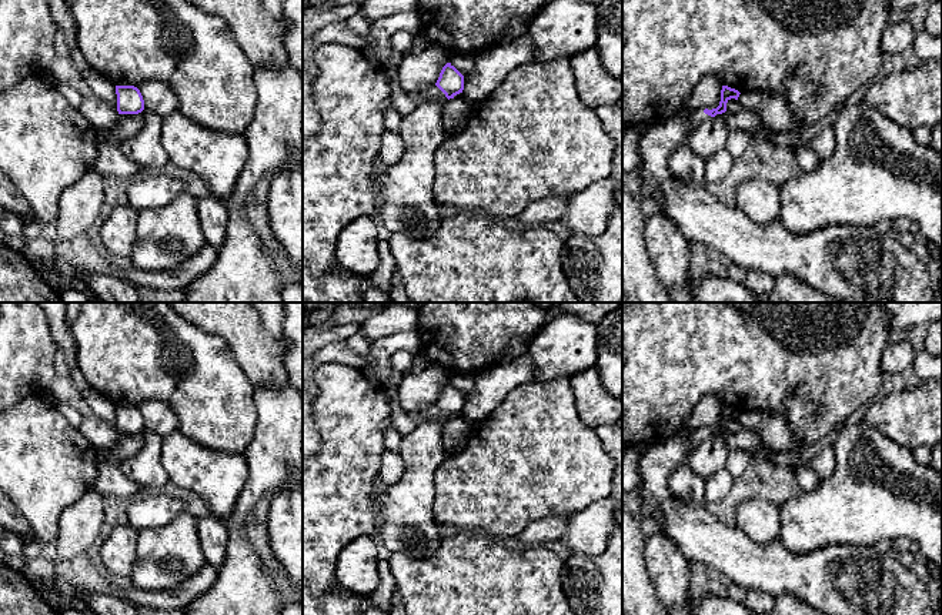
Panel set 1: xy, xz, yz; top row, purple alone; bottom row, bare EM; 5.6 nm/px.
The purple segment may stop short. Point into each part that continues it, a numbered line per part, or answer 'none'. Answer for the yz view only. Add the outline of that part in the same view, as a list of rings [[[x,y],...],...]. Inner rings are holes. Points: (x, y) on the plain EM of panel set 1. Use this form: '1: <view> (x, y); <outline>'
1: yz (838, 580); [[[691,430],[688,435],[679,431],[647,448],[645,458],[639,462],[641,485],[635,491],[641,497],[642,512],[657,521],[657,528],[675,542],[687,559],[701,562],[722,574],[731,584],[744,588],[764,591],[774,596],[791,594],[825,615],[938,615],[938,602],[931,598],[926,585],[912,569],[888,554],[876,552],[872,547],[835,544],[811,554],[794,554],[778,541],[758,544],[741,529],[721,524],[702,505],[689,505],[677,499],[668,487],[672,471],[685,464],[689,451],[709,437],[704,430]]]

